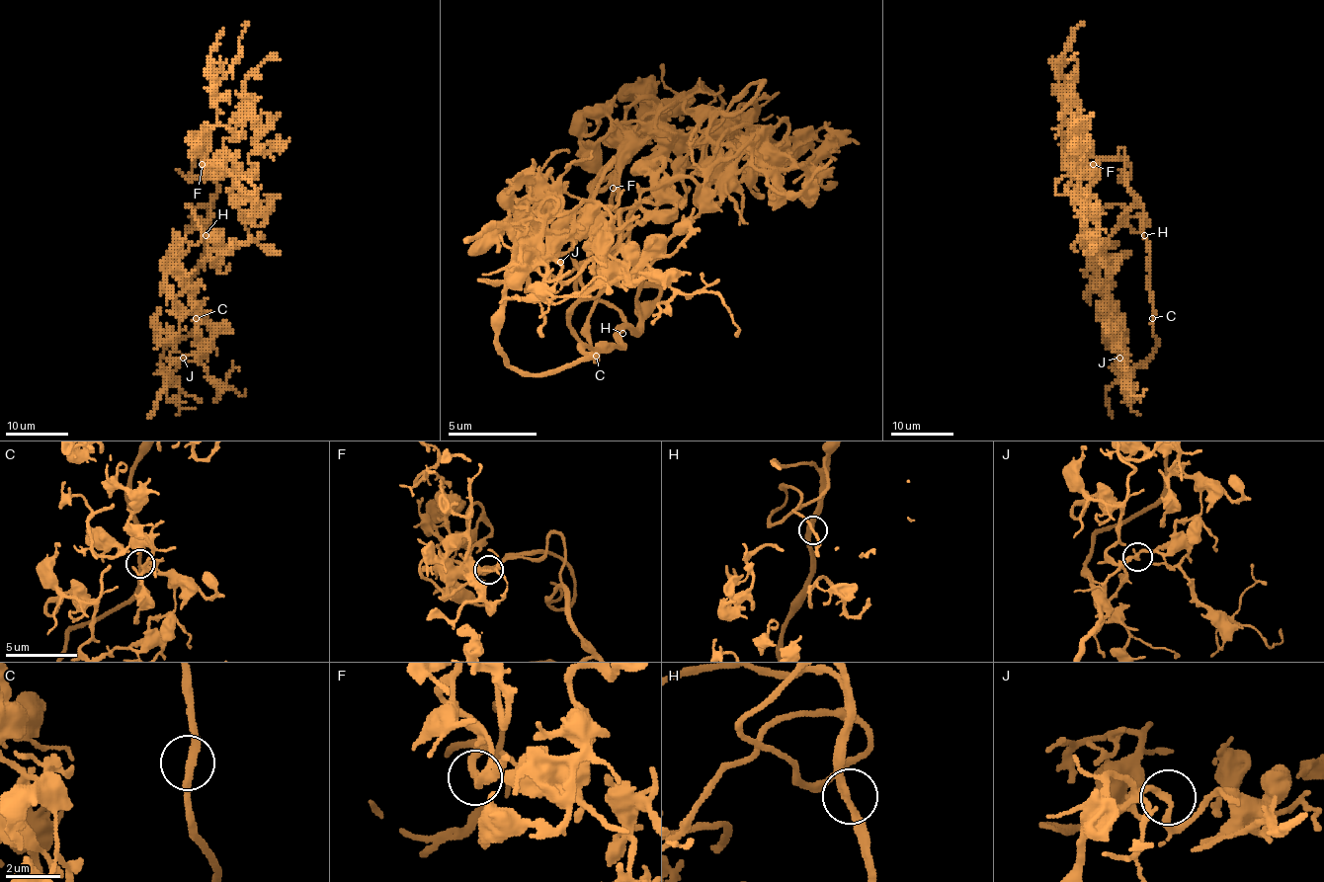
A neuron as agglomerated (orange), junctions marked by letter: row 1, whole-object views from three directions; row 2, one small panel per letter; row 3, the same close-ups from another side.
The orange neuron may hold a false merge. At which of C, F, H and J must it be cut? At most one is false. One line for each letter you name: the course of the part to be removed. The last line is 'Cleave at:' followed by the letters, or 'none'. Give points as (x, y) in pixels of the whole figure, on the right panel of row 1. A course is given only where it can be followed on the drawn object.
Cleave at: none

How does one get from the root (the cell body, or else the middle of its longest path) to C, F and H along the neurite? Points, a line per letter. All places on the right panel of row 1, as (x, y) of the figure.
C: (1142, 203), (1142, 231), (1149, 251), (1149, 286), (1154, 304), (1152, 318)
F: (1142, 203), (1128, 186), (1128, 175), (1123, 169), (1125, 151), (1122, 148), (1115, 159), (1102, 158), (1093, 164)
H: (1142, 203), (1144, 235)

